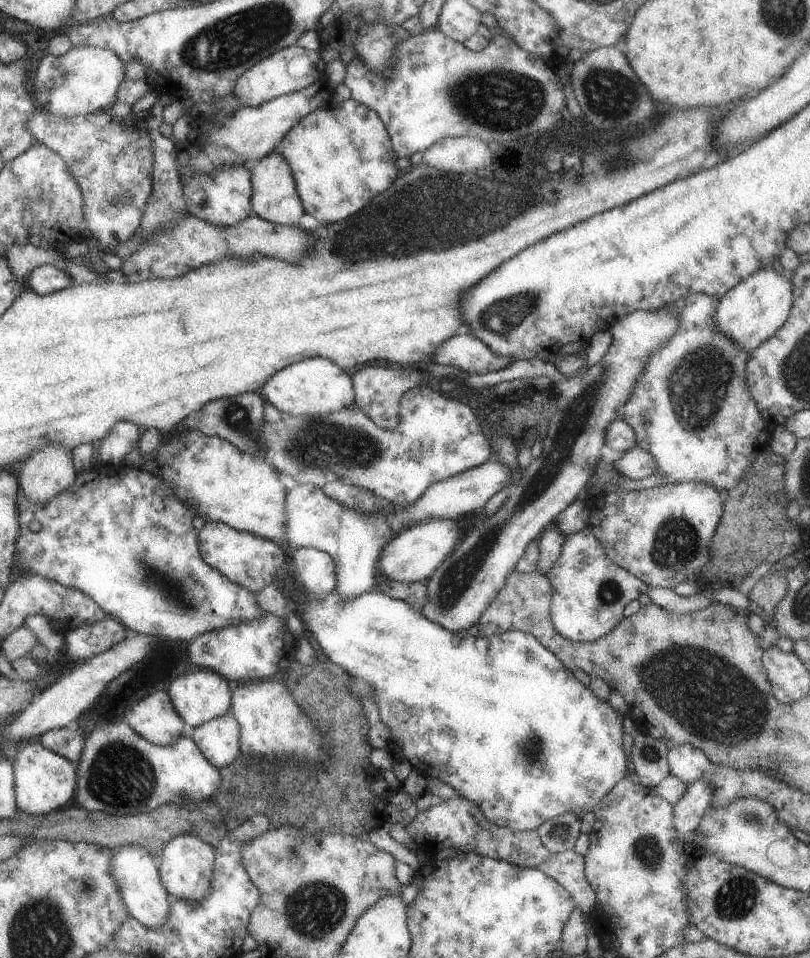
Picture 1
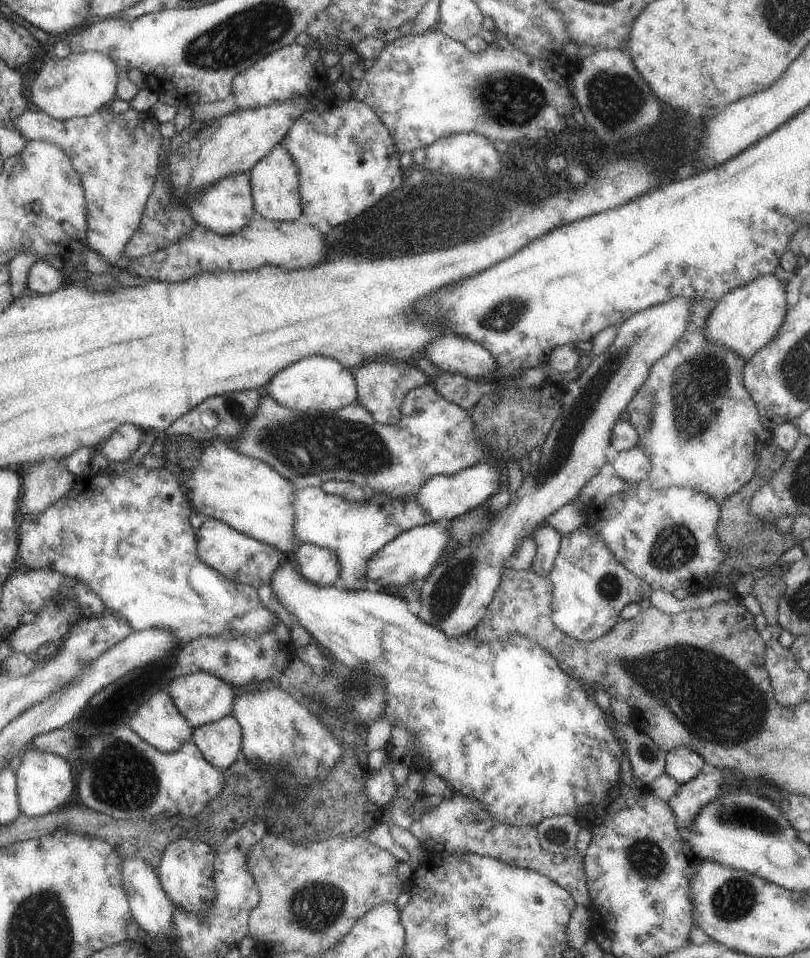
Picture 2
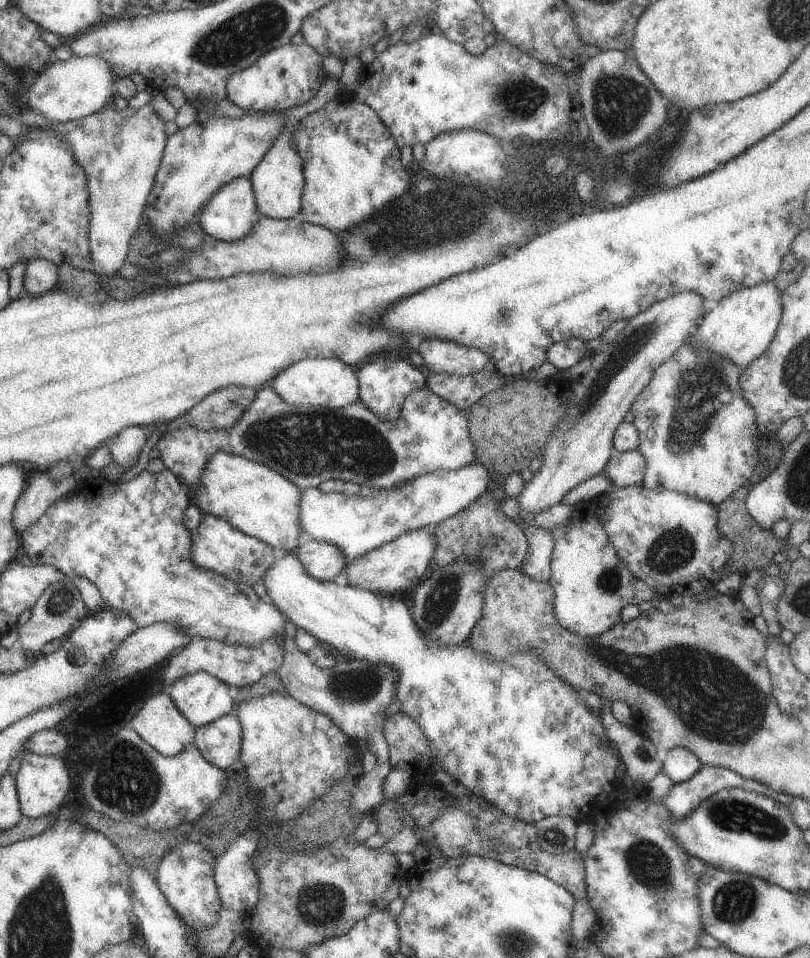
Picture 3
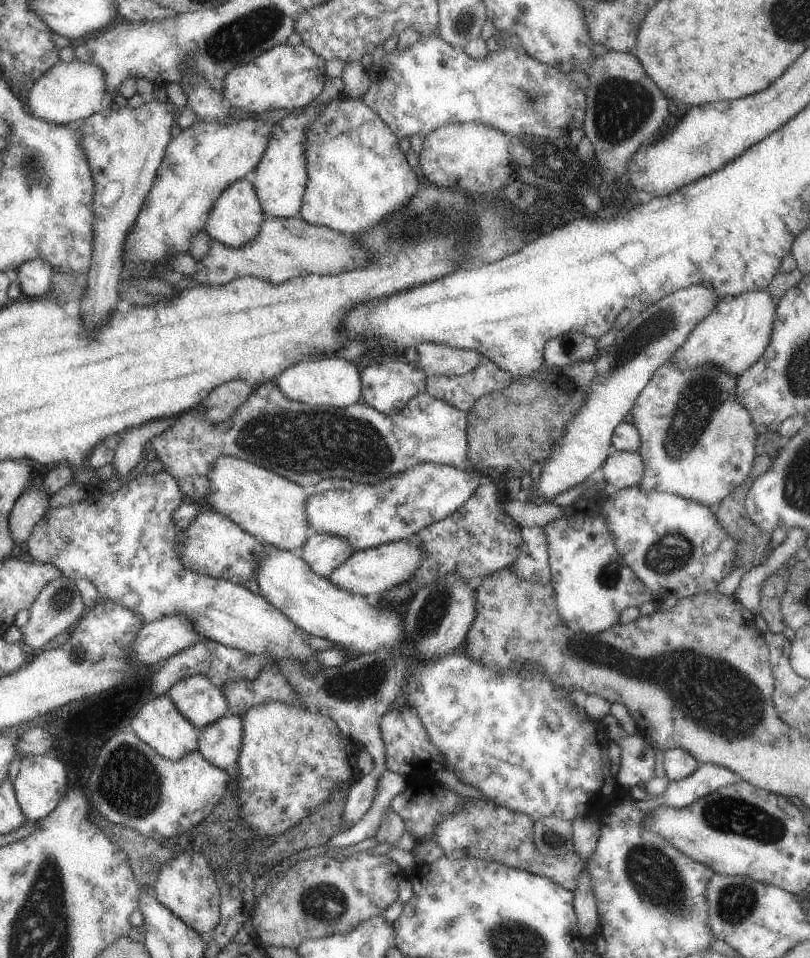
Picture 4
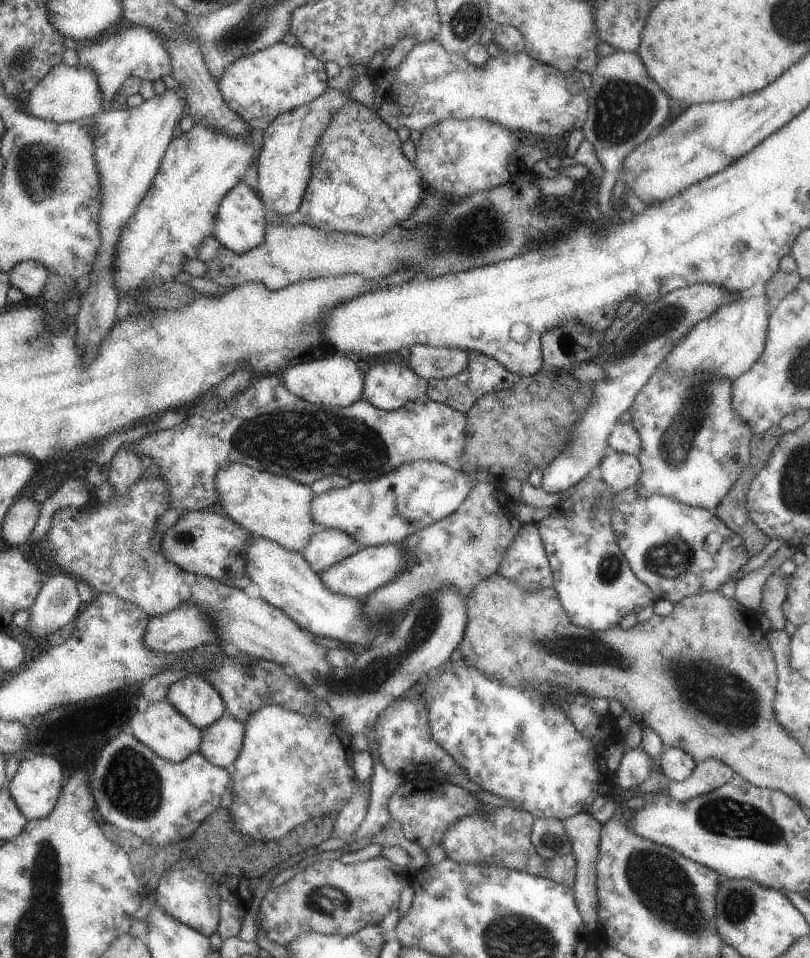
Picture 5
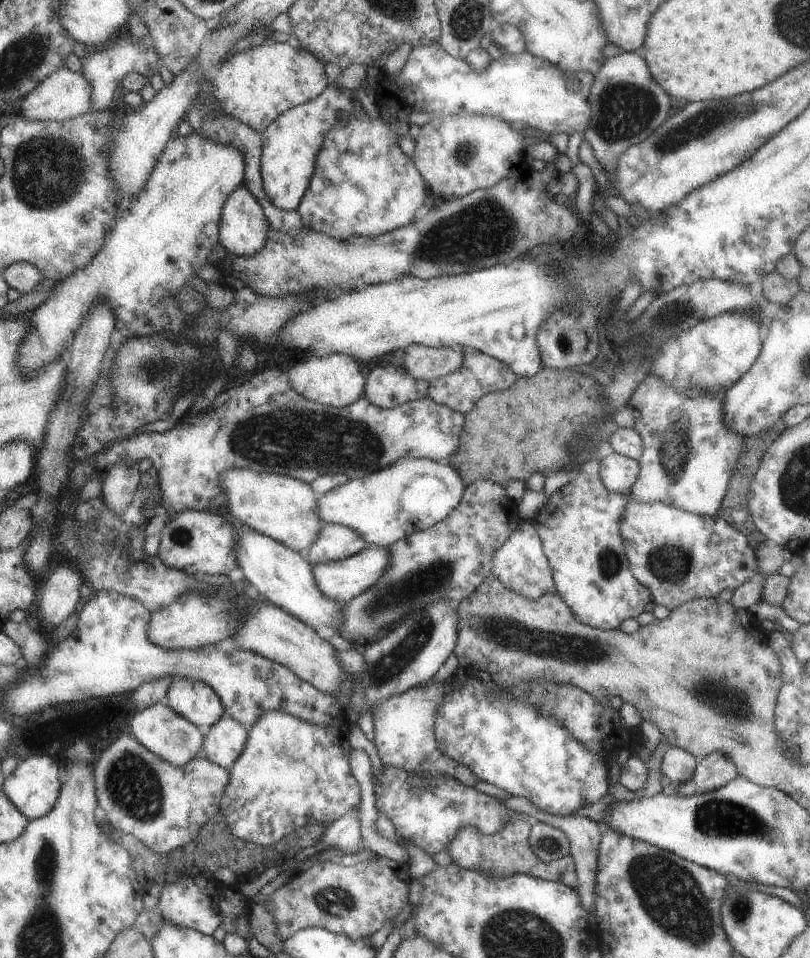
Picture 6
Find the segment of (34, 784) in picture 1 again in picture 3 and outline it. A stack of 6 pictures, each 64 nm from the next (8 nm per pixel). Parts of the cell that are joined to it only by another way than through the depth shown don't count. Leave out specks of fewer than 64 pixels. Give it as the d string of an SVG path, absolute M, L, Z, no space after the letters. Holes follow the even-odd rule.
M29 751L19 754L20 766L14 776L20 813L30 819L41 818L63 805L69 790L69 774L63 760L56 755L38 755Z

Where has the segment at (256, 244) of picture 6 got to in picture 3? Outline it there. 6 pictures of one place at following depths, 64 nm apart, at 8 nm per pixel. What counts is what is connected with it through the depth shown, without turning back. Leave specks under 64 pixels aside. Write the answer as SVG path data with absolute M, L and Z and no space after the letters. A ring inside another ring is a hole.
M244 176L233 178L231 182L221 186L207 200L207 204L197 212L197 223L203 233L223 242L235 242L235 240L243 238L247 232L251 232L253 224L259 219L260 215L255 208L250 180Z

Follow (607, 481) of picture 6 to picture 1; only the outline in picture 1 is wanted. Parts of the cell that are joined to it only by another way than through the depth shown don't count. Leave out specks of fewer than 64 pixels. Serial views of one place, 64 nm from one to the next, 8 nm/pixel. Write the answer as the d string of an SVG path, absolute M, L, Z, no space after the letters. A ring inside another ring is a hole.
M631 447L622 452L612 465L622 477L634 481L655 473L655 460L651 458L647 450L641 450L639 447Z

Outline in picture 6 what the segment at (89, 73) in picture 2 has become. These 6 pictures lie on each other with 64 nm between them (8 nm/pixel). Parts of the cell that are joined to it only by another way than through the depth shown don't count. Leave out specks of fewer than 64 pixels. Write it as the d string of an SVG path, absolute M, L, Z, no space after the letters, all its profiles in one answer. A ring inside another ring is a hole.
M63 66L53 70L49 76L35 86L21 102L17 114L21 114L27 120L38 121L63 121L75 118L79 114L89 113L91 108L91 88L89 82L83 78L81 72L71 72Z

